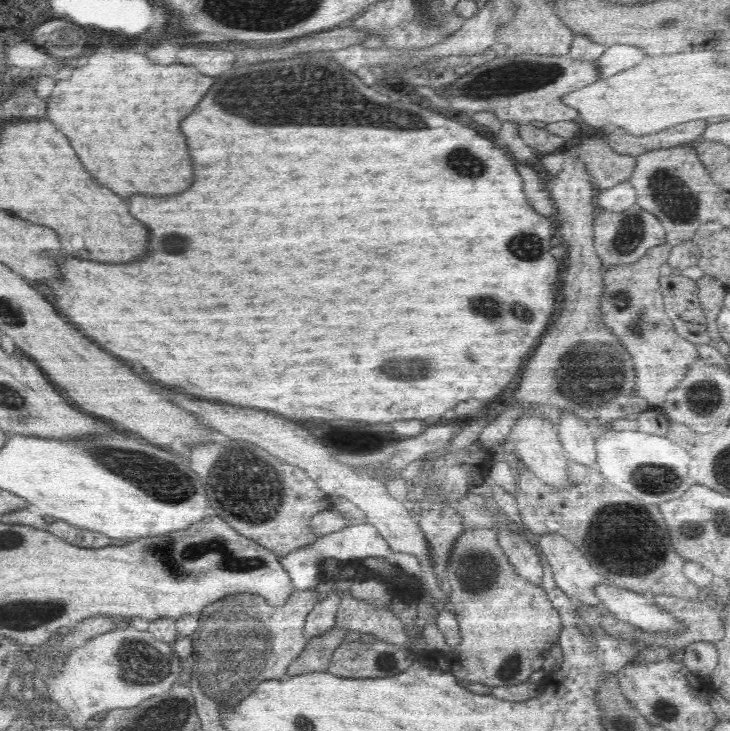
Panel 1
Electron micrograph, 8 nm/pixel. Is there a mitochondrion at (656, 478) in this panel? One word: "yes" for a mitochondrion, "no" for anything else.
yes

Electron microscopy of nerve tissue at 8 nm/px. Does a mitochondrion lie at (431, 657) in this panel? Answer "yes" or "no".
no

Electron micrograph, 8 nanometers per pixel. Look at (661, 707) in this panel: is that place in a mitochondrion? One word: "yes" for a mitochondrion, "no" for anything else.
yes

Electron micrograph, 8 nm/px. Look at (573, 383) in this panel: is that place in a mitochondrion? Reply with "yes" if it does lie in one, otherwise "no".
yes

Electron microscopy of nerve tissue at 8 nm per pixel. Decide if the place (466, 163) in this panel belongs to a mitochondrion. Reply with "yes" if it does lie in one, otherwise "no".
yes

